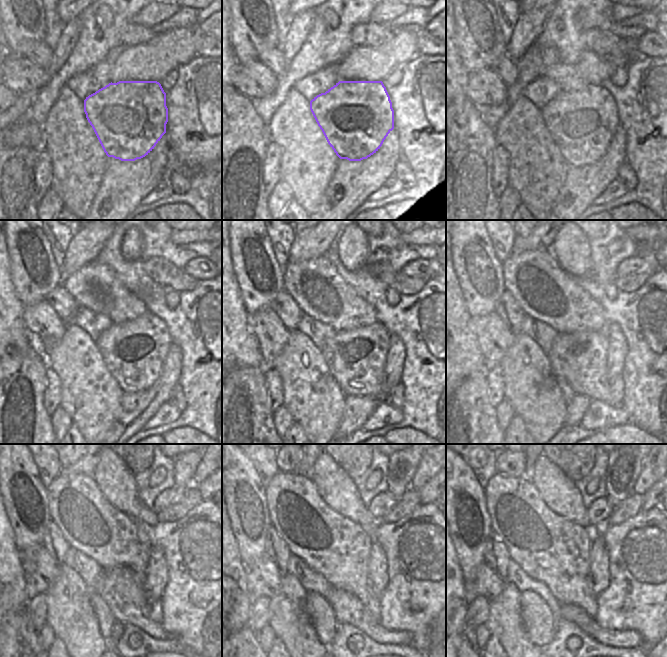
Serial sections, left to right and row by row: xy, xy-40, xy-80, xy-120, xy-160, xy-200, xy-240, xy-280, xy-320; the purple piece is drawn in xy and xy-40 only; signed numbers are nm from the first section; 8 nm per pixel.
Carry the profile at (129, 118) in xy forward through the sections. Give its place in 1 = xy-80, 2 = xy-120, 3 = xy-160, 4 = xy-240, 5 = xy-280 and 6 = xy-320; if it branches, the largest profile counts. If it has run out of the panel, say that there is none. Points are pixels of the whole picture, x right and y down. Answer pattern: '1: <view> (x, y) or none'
1: xy-80 (581, 123)
2: xy-120 (133, 352)
3: xy-160 (356, 358)
4: xy-240 (121, 588)
5: xy-280 (347, 607)
6: xy-320 (571, 613)

